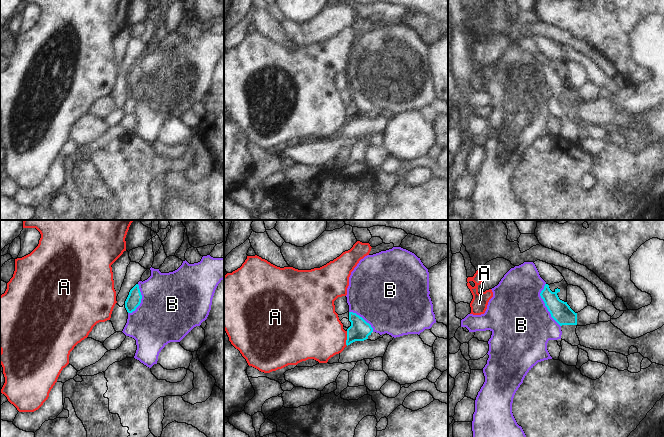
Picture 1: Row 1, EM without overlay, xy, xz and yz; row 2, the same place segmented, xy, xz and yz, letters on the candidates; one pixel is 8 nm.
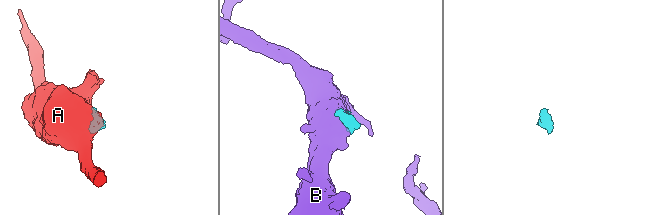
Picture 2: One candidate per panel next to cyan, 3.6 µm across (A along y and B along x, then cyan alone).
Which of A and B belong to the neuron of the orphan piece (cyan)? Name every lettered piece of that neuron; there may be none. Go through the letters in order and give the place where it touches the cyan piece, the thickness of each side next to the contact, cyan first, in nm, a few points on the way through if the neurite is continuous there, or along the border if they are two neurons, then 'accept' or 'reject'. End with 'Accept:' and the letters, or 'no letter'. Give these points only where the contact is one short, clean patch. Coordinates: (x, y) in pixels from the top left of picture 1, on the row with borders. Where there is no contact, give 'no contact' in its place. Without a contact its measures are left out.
A: meets cyan in xz at (347, 338); 160 nm thick on the cyan side, 420 nm on the other; border along xz (347, 331), (346, 345); reject
B: meets cyan in yz at (545, 305); 170 nm thick on the cyan side, 480 nm on the other; accept
Accept: B

